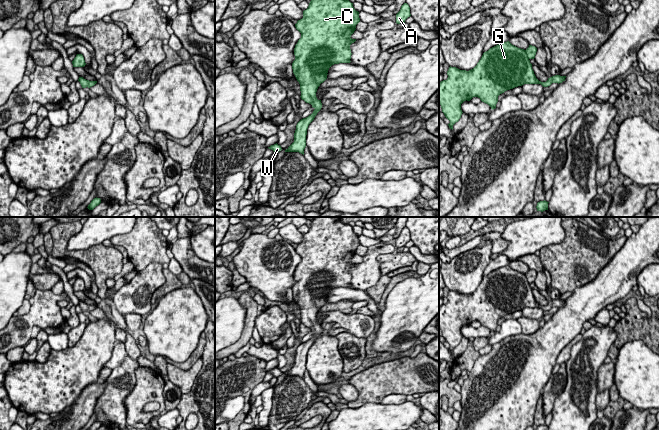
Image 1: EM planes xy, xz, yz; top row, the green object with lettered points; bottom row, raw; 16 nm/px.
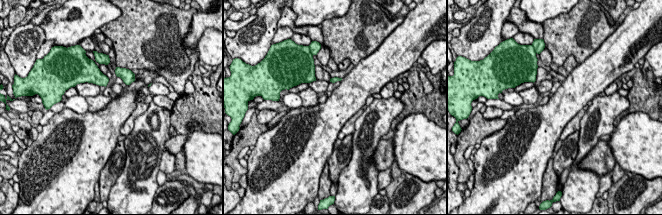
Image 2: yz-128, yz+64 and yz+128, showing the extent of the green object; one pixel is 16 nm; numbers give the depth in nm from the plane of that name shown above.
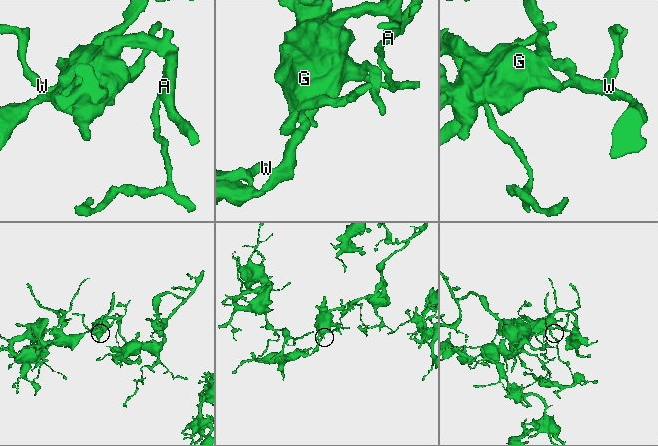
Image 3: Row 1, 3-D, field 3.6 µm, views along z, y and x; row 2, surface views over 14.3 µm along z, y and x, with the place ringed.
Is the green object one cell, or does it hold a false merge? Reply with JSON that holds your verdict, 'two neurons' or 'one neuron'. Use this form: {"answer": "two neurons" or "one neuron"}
{"answer": "one neuron"}

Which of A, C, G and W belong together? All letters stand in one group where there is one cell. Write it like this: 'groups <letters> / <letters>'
groups A C G W

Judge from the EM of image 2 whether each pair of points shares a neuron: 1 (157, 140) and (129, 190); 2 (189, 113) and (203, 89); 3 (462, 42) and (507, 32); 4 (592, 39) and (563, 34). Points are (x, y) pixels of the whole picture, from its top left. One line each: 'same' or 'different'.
1: same
2: same
3: different
4: same

